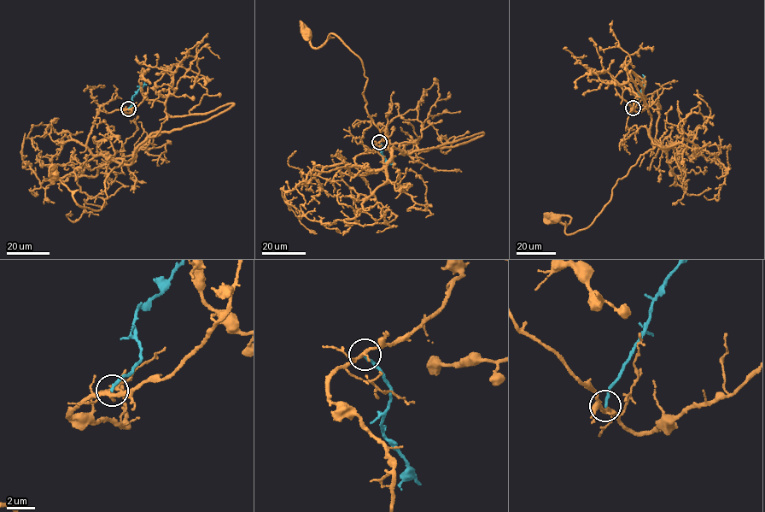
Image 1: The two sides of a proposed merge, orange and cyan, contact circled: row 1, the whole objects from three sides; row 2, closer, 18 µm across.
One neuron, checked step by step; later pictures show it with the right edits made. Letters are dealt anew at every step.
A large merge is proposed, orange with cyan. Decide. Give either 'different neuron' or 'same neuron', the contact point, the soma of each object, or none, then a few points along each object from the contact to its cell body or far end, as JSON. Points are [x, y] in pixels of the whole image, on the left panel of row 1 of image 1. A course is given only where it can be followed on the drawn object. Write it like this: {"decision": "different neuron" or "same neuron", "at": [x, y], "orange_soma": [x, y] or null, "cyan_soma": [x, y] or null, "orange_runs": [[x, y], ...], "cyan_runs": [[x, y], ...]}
{"decision": "different neuron", "at": [128, 108], "orange_soma": [55, 174], "cyan_soma": null, "orange_runs": [[128, 108], [99, 111], [89, 136], [95, 155], [131, 159], [108, 173], [99, 210], [78, 205], [54, 175]], "cyan_runs": [[128, 108], [133, 102], [132, 96], [146, 85]]}

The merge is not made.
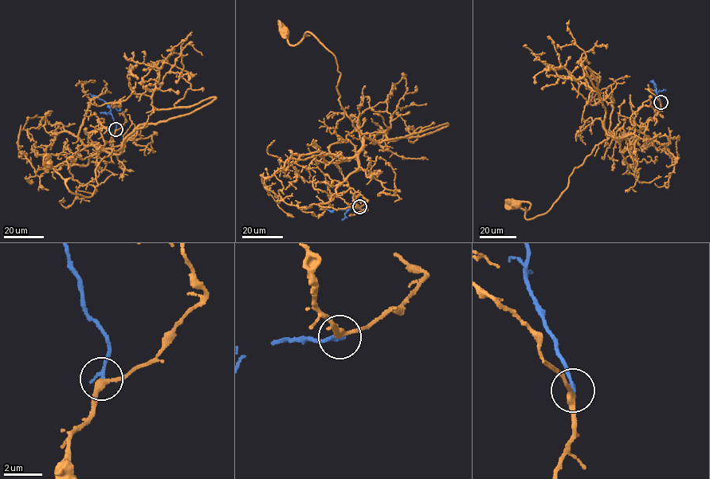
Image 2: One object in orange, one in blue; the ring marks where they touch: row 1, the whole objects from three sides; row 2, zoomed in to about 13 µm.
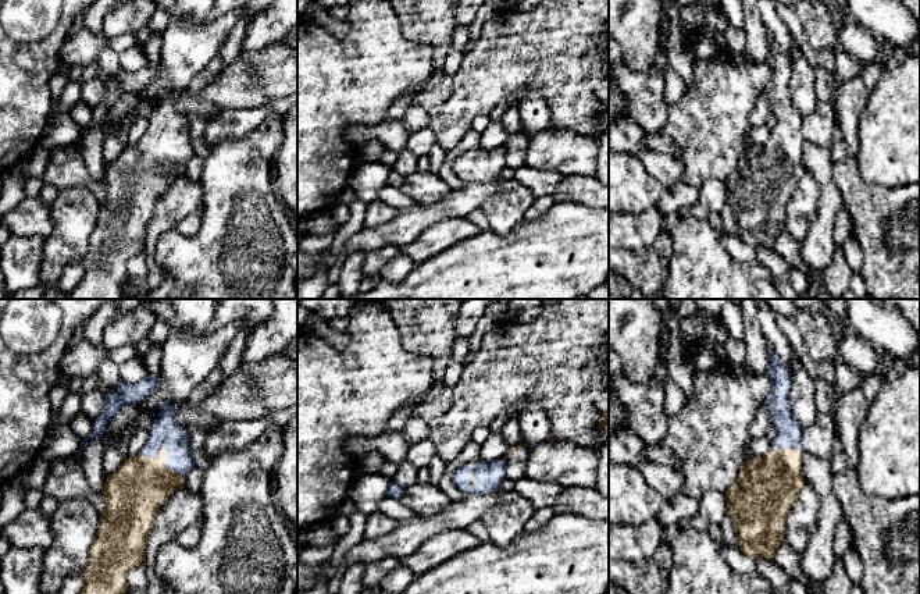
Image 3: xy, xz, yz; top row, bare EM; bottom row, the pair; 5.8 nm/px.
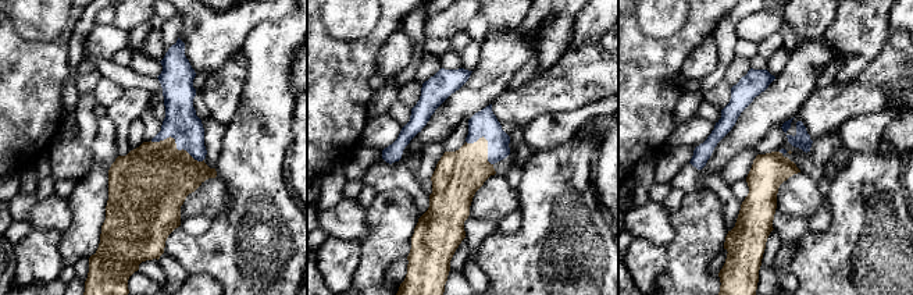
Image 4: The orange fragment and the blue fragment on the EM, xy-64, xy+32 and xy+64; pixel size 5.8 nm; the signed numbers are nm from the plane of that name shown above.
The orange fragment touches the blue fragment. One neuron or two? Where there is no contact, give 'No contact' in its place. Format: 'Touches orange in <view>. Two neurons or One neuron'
Touches orange in xy. One neuron

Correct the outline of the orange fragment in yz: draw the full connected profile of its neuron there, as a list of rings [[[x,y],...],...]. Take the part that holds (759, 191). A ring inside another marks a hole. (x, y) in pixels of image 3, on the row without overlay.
[[[774,39],[770,43],[770,56],[764,64],[771,71],[764,92],[770,97],[775,125],[766,143],[752,145],[746,149],[739,159],[737,171],[727,178],[725,188],[727,204],[737,220],[739,238],[752,248],[773,249],[778,235],[784,231],[787,206],[806,168],[802,161],[803,118],[794,107],[789,90],[792,65]]]

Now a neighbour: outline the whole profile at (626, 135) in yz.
[[[631,115],[621,117],[609,124],[609,149],[639,156],[648,150],[642,141],[643,135],[645,132]]]

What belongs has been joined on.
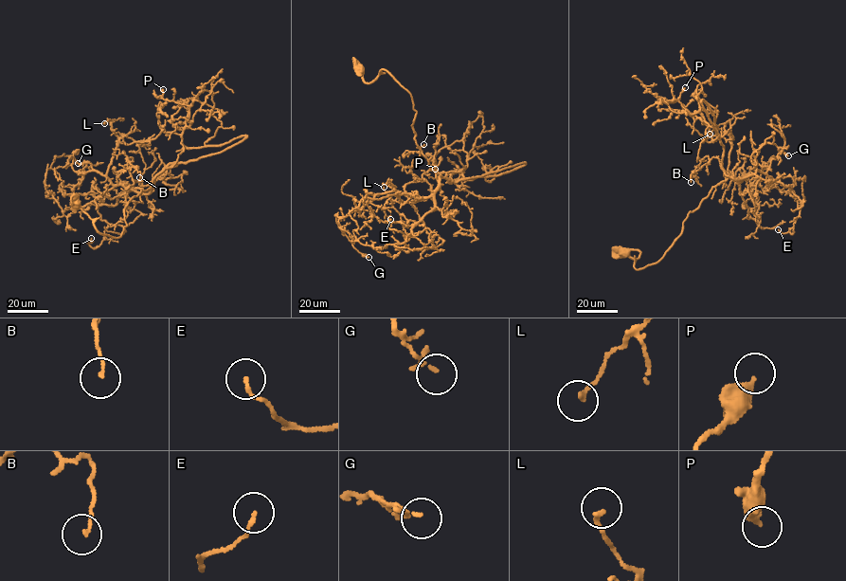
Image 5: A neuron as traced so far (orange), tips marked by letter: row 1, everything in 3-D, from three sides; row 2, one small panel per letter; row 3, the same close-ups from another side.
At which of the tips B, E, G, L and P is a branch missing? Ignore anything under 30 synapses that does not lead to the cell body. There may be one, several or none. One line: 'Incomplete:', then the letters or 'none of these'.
Incomplete: none of these

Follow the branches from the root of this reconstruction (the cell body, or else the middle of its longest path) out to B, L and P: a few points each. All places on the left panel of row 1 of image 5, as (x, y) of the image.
B: (76, 204), (98, 231), (117, 238), (126, 203), (149, 190), (117, 183), (130, 157), (139, 177)
L: (76, 204), (98, 231), (117, 238), (126, 203), (149, 192), (107, 175), (119, 138), (112, 120), (104, 123)
P: (76, 204), (117, 238), (126, 203), (166, 166), (246, 136), (185, 147), (189, 107), (163, 89)

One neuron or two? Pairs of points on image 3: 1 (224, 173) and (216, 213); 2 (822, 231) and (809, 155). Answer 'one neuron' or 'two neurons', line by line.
1: one neuron
2: one neuron

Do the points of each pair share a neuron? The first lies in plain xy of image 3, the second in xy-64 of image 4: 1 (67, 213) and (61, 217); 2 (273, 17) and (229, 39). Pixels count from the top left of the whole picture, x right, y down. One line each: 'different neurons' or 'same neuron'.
1: different neurons
2: different neurons

